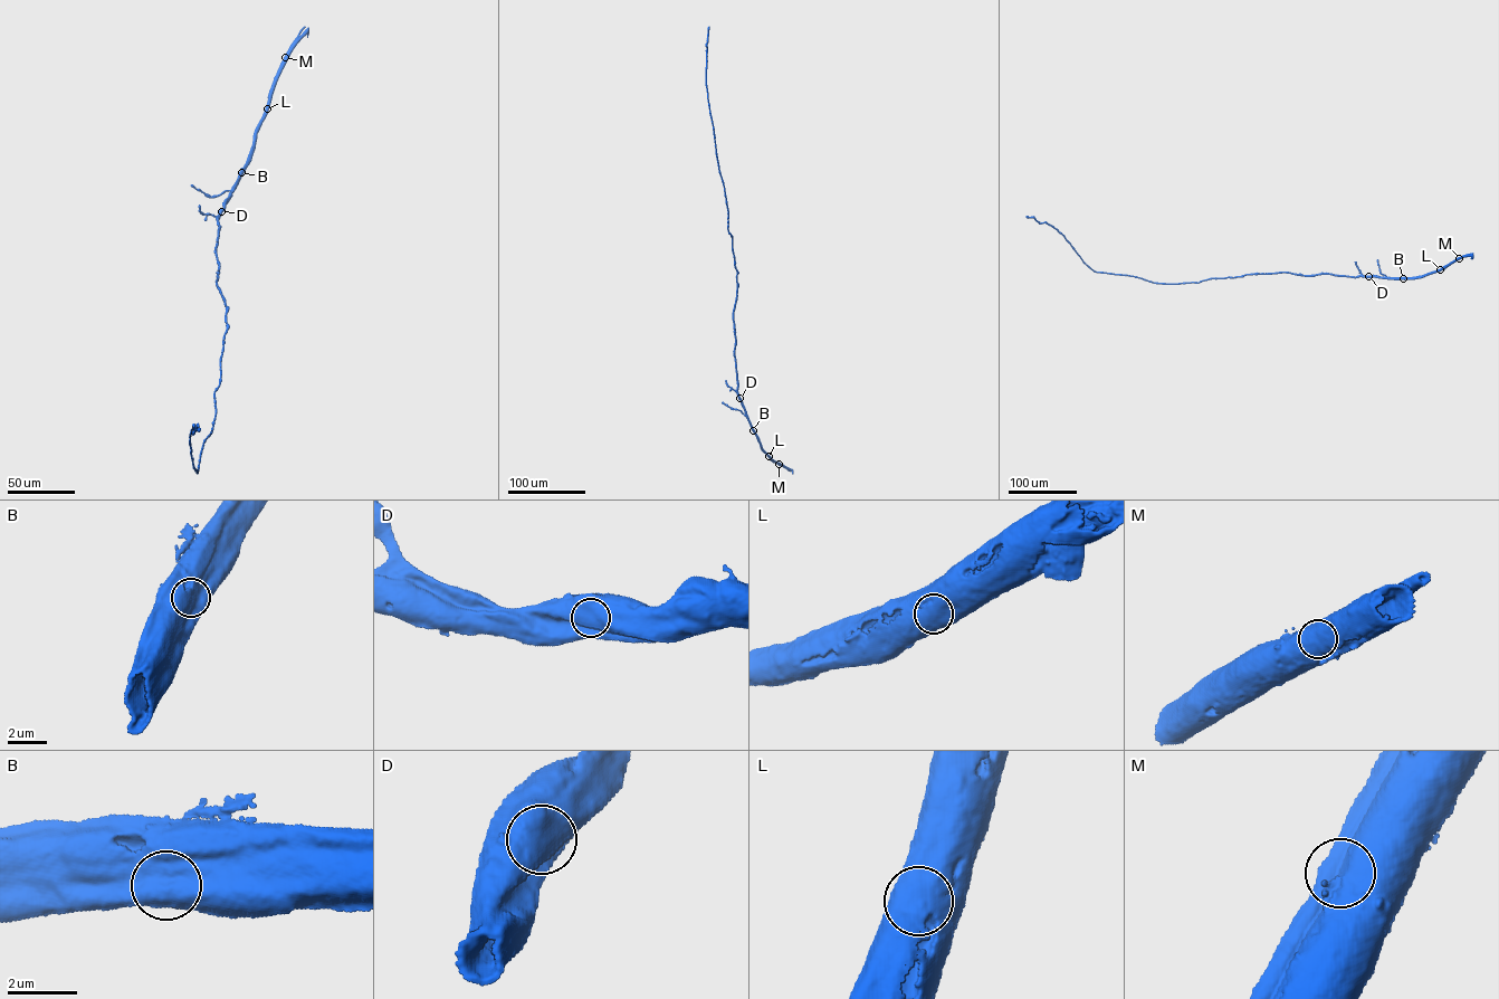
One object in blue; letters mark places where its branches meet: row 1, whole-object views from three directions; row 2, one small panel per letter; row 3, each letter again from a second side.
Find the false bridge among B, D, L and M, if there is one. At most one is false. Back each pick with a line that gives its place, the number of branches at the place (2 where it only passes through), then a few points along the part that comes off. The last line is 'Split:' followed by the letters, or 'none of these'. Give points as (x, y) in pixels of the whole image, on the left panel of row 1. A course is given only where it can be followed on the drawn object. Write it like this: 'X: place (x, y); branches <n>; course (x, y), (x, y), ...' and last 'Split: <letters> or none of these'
M: place (285, 57); branches 1; course (285, 57), (268, 97)
Split: M

